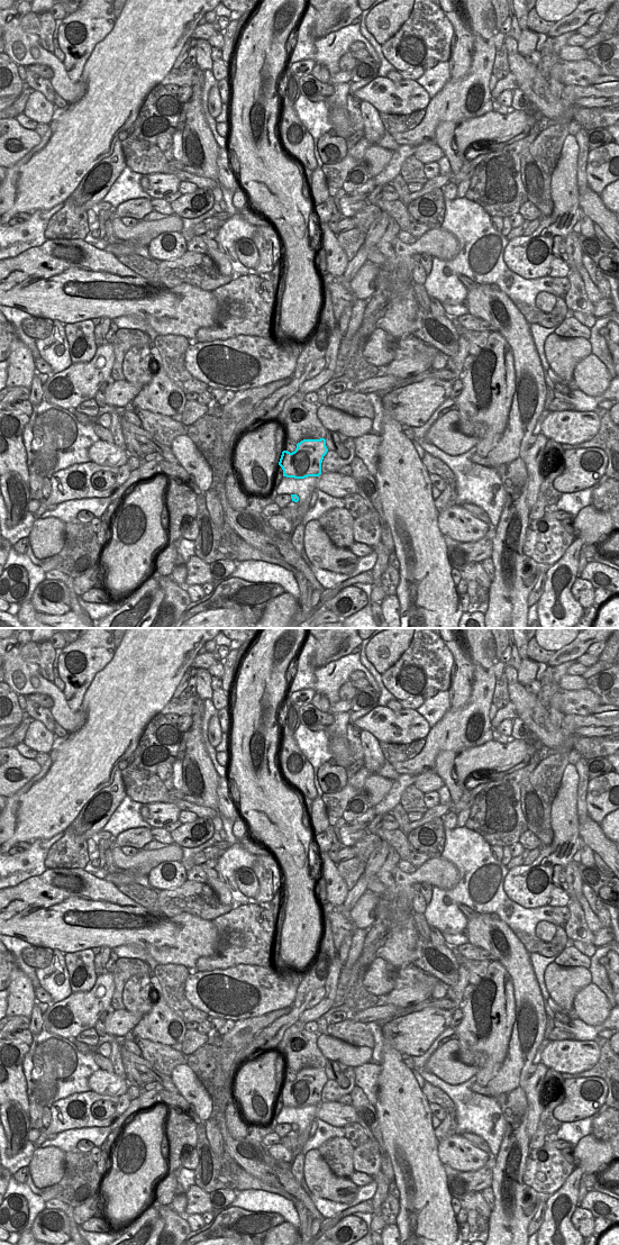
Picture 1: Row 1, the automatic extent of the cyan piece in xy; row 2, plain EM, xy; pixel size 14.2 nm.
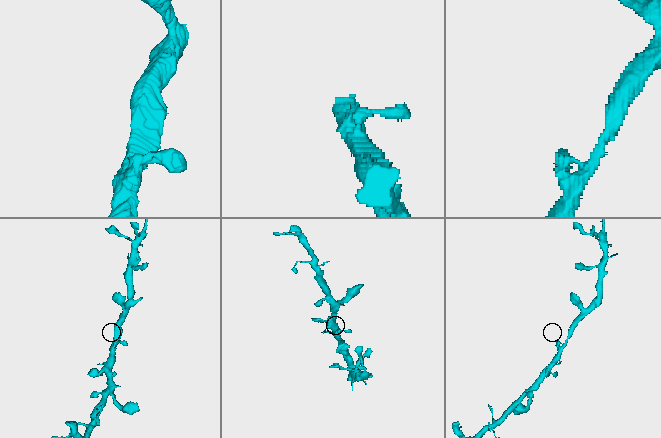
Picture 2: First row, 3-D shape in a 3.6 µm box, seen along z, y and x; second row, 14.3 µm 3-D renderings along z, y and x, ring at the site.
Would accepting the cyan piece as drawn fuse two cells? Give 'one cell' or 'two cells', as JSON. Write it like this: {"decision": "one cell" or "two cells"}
{"decision": "one cell"}

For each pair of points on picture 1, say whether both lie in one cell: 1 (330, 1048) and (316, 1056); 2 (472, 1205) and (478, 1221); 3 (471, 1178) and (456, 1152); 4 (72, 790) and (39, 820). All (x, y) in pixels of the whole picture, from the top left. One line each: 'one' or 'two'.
1: two
2: one
3: two
4: one

